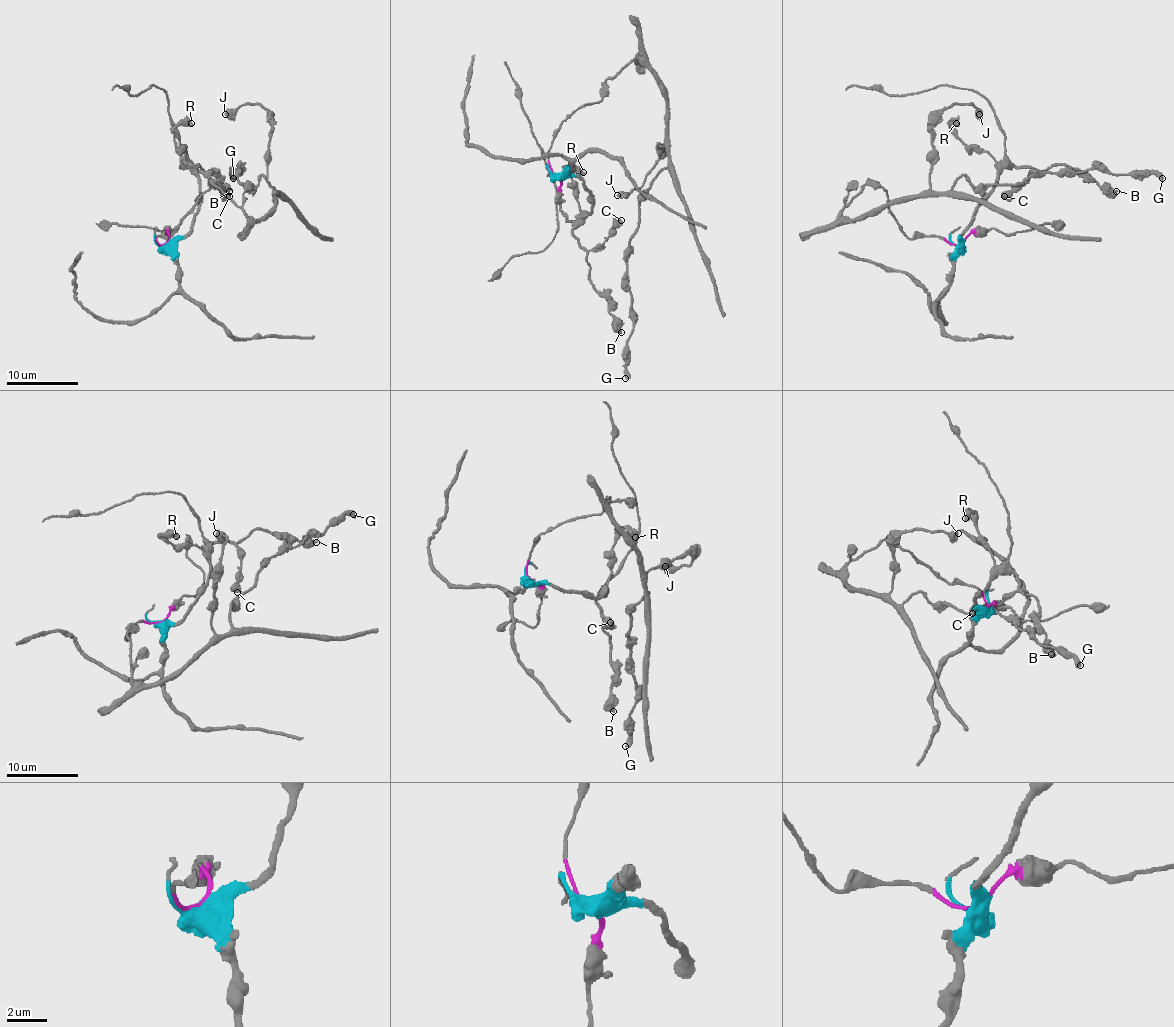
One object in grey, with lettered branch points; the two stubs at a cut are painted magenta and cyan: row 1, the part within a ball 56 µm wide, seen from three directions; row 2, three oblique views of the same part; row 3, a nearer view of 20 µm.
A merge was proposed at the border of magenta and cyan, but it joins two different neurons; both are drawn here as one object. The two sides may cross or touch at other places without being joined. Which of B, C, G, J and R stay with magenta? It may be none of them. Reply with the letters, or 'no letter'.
G, J

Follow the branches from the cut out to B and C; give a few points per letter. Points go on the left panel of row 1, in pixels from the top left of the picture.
B: (163, 243), (176, 243), (192, 227), (197, 207), (199, 179), (181, 166), (195, 172), (197, 165), (229, 191)
C: (163, 243), (176, 243), (192, 227), (197, 207), (197, 175), (190, 168), (181, 166), (203, 173), (229, 197)

